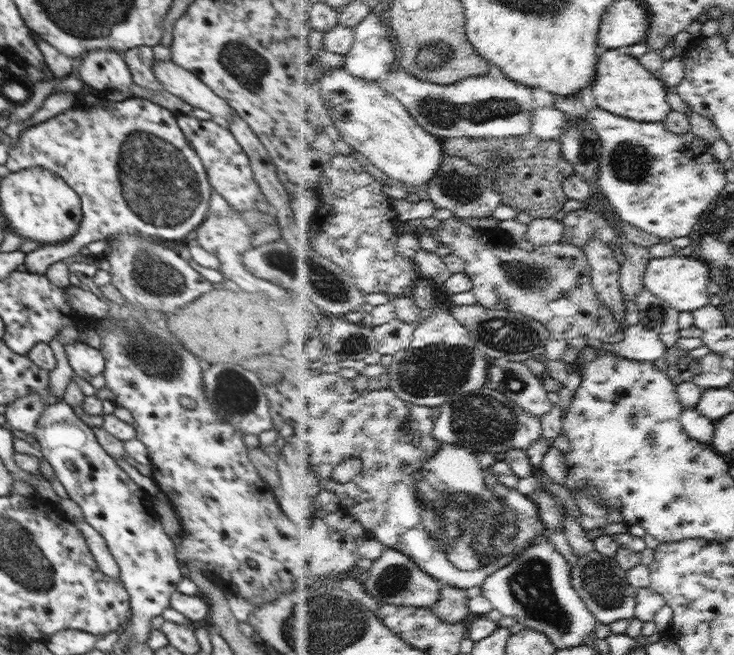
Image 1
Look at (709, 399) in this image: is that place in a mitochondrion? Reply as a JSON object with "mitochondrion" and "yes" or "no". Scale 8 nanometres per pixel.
{"mitochondrion":"no"}

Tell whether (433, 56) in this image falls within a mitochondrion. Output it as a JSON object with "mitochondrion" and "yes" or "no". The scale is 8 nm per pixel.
{"mitochondrion":"yes"}

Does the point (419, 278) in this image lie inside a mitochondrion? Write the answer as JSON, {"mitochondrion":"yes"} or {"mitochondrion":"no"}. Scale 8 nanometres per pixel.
{"mitochondrion":"no"}

